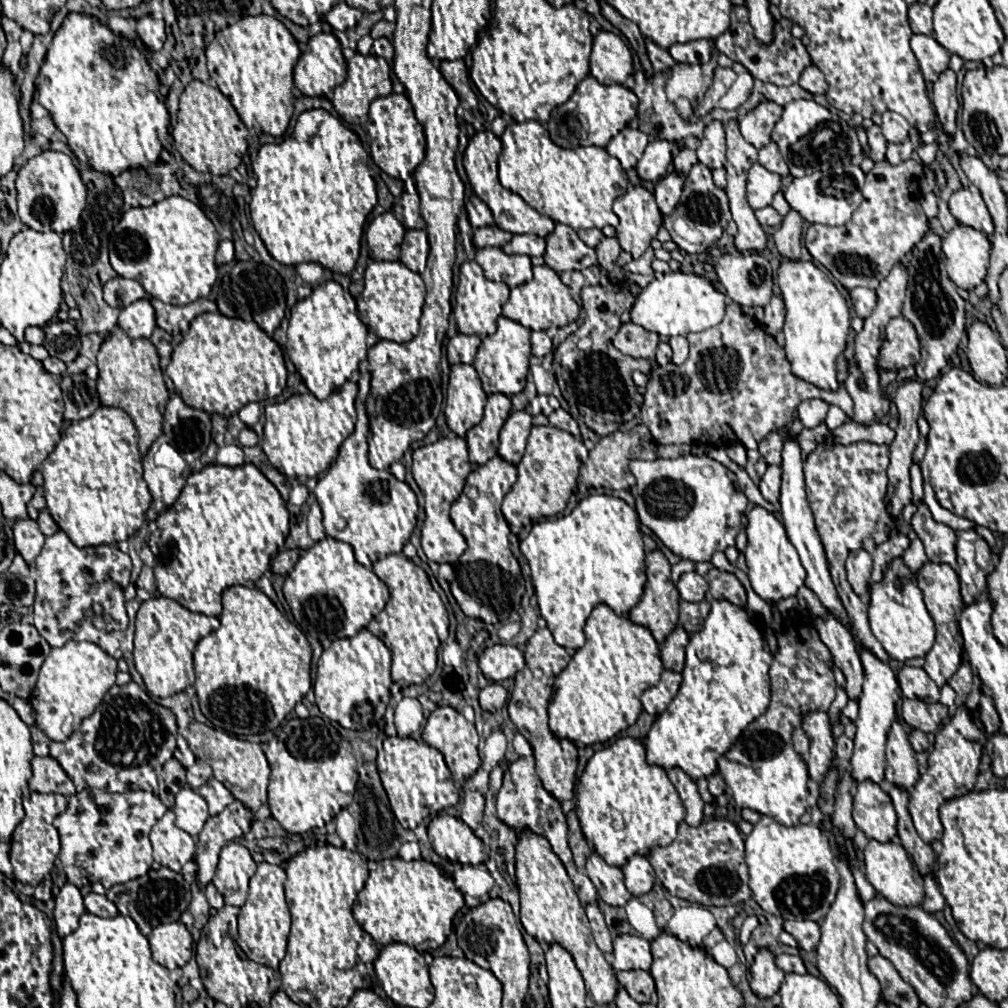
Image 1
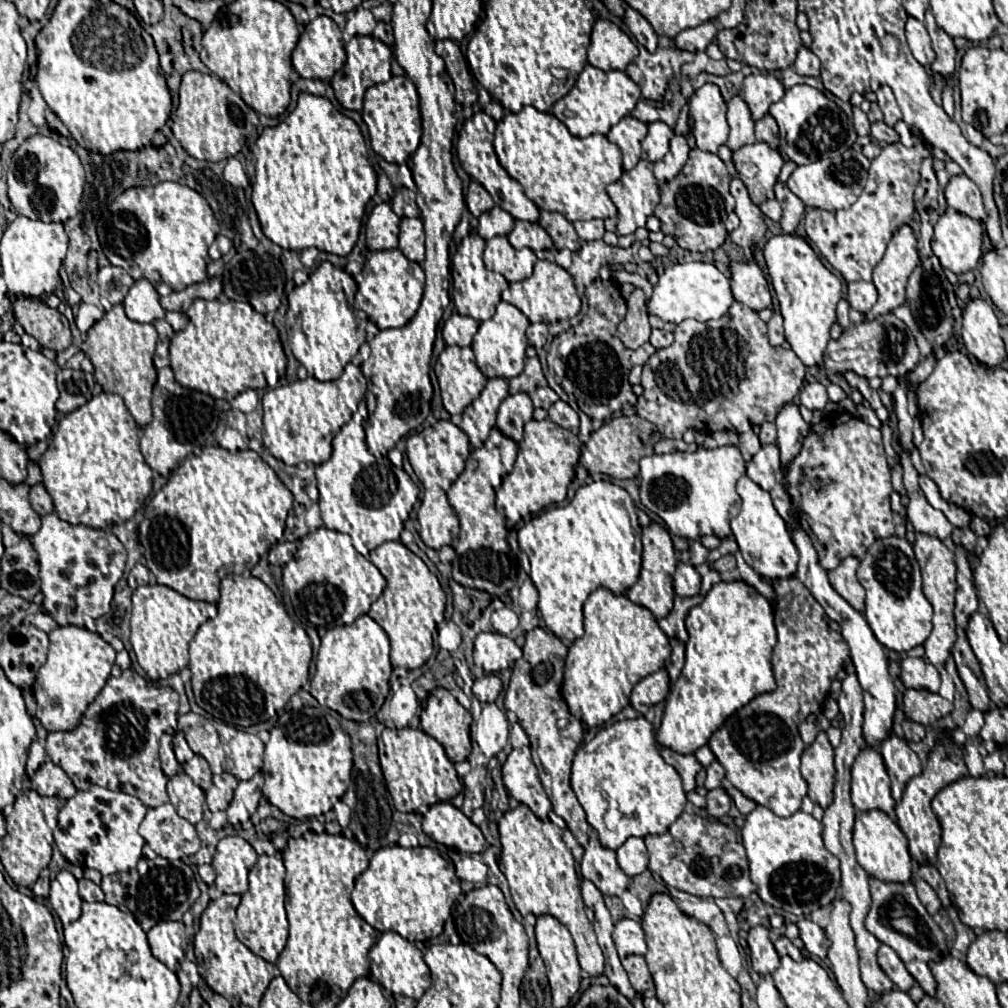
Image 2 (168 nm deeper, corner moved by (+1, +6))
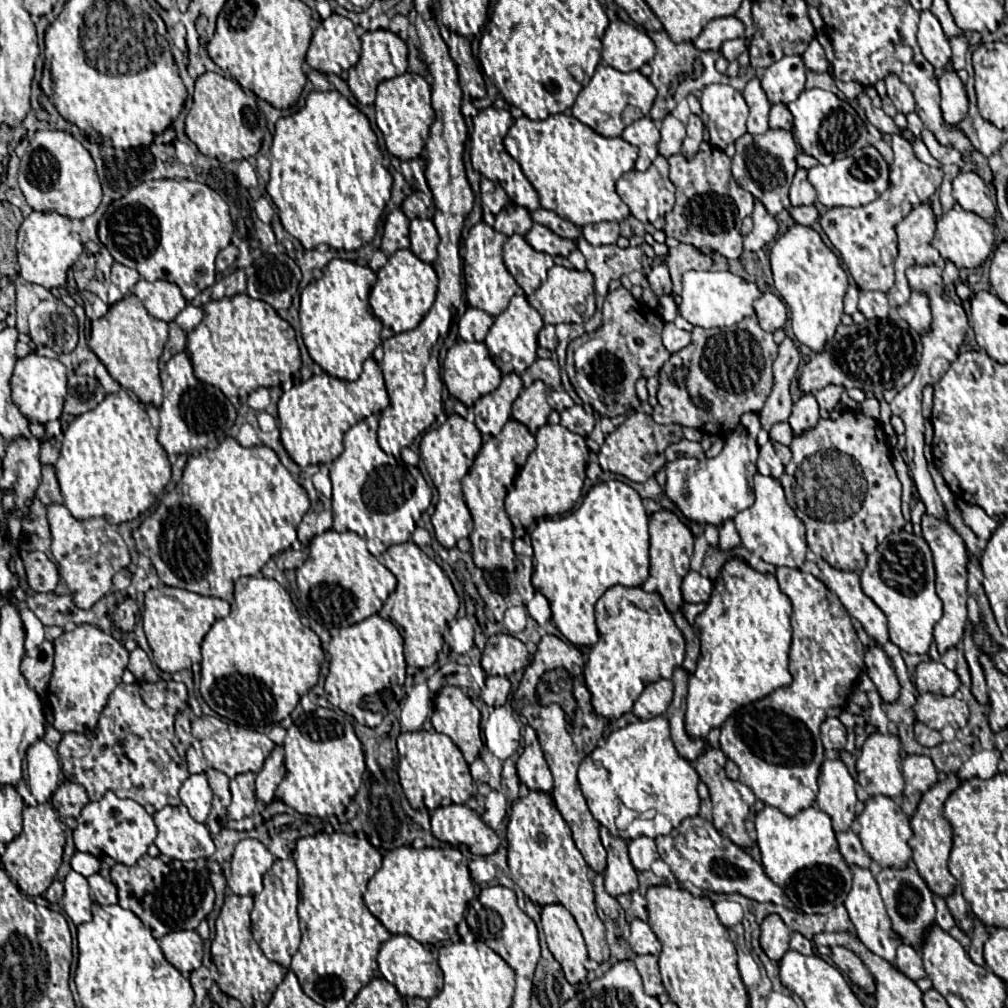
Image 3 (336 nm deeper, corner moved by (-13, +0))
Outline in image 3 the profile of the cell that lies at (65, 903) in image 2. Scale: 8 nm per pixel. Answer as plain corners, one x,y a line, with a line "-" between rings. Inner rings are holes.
71,871
65,881
65,895
63,895
63,909
65,913
71,917
71,921
75,925
87,923
93,915
91,915
91,897
89,897
89,885
87,879
75,871

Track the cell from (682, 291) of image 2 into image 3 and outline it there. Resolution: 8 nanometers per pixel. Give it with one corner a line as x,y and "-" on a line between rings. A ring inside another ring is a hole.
687,271
683,275
683,291
679,303
679,315
691,325
703,329
731,327
743,317
753,315
753,301
761,295
755,283
747,283
739,275
729,271

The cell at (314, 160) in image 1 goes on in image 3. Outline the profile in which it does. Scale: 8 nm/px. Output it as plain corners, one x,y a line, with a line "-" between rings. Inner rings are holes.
313,91
301,111
281,117
275,125
267,193
279,209
279,219
285,231
299,239
305,249
315,249
325,243
333,249
357,251
369,243
377,233
377,223
391,197
393,185
391,173
377,161
377,157
383,155
367,117
337,91

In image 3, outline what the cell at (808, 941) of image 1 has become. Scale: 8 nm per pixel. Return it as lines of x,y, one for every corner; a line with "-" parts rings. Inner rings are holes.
831,947
831,961
845,973
851,977
853,983
859,983
859,987
865,991
865,993
873,993
875,991
875,985
873,985
873,977
871,973
867,971
867,967
863,965
863,961
847,947

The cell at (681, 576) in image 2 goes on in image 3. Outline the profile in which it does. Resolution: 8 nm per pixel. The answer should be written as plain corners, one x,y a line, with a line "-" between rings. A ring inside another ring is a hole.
689,571
681,585
681,593
687,603
707,603
711,597
711,591
713,591
711,579
703,577
697,571

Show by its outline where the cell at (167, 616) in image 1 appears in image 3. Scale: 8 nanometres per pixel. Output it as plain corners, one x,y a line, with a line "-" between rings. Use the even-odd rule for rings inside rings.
155,587
145,593
142,611
143,629
153,651
157,667
165,673
177,673
191,669
193,663
201,661
201,641
217,619
228,616
230,604
222,599
203,597
177,587

